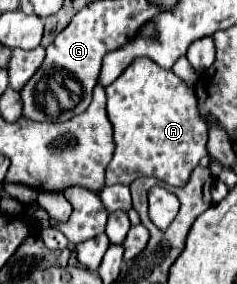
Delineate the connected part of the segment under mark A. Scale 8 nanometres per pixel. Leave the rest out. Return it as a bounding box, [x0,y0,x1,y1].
[105,58,207,186]

